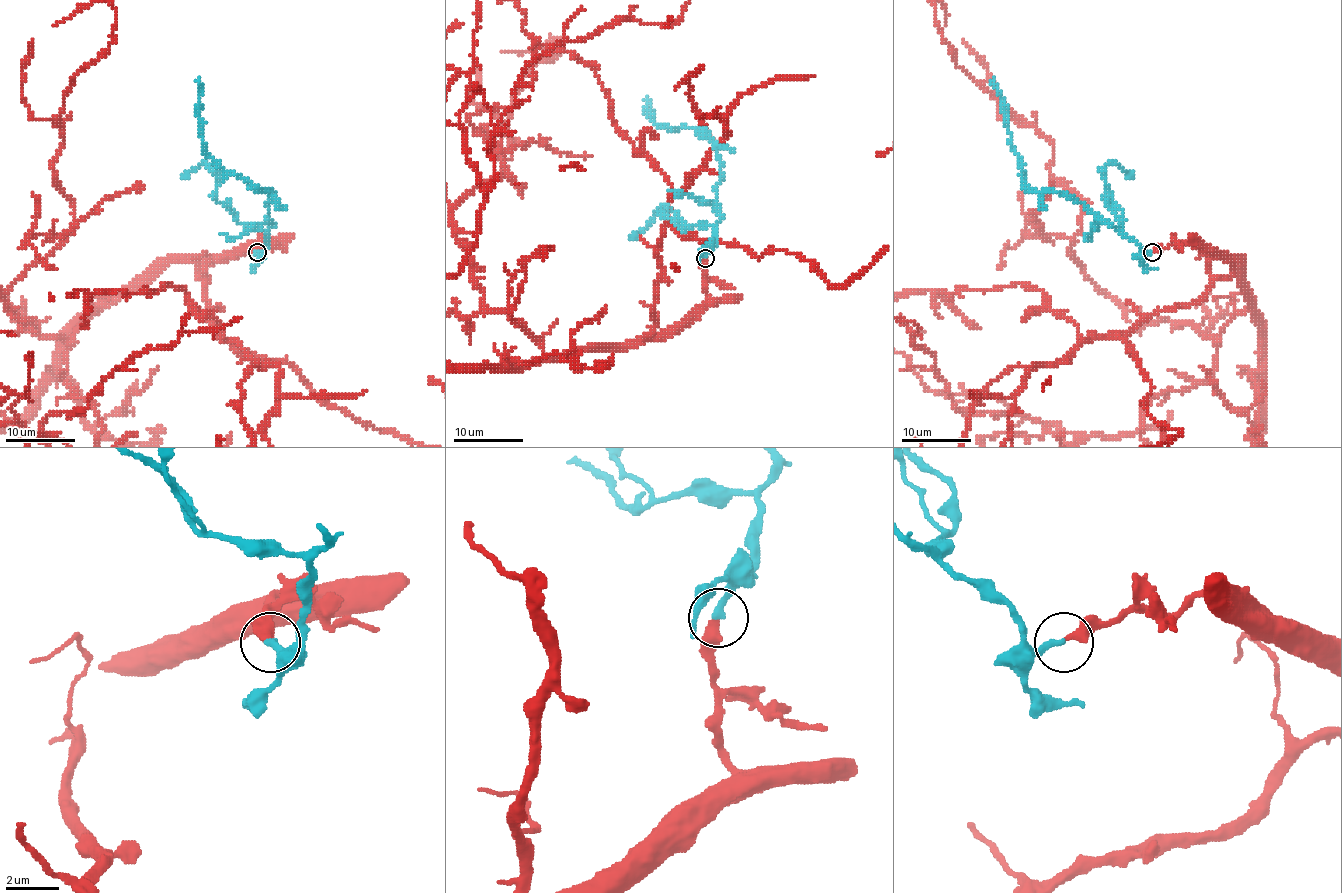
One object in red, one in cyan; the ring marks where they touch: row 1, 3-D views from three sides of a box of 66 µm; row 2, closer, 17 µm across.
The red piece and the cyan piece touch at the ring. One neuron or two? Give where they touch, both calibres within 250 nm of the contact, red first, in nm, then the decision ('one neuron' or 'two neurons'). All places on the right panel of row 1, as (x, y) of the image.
at (1152, 252); 400 nm thick on the red side, 240 nm on the other; one neuron

